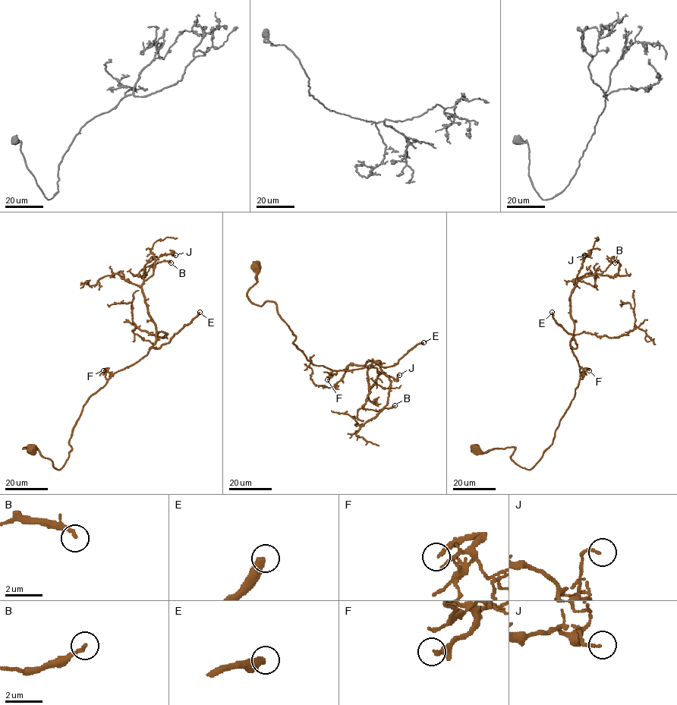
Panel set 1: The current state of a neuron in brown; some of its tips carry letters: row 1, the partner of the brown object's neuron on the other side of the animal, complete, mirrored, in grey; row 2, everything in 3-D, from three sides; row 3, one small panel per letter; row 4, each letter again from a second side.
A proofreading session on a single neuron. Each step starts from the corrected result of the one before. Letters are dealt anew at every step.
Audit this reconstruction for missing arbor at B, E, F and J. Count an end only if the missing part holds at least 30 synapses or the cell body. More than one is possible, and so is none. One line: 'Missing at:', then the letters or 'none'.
Missing at: E

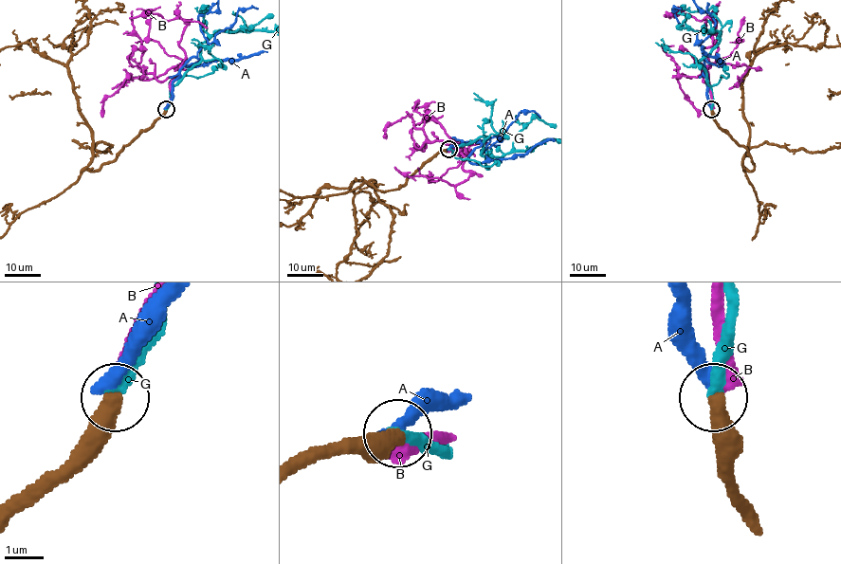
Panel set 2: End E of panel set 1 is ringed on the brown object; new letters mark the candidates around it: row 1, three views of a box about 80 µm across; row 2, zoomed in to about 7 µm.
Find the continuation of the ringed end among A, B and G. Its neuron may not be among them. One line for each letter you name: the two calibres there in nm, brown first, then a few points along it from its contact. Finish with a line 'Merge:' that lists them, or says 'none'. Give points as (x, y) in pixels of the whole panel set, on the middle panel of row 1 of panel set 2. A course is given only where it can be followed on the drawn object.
G: 460/360 nm
Merge: G

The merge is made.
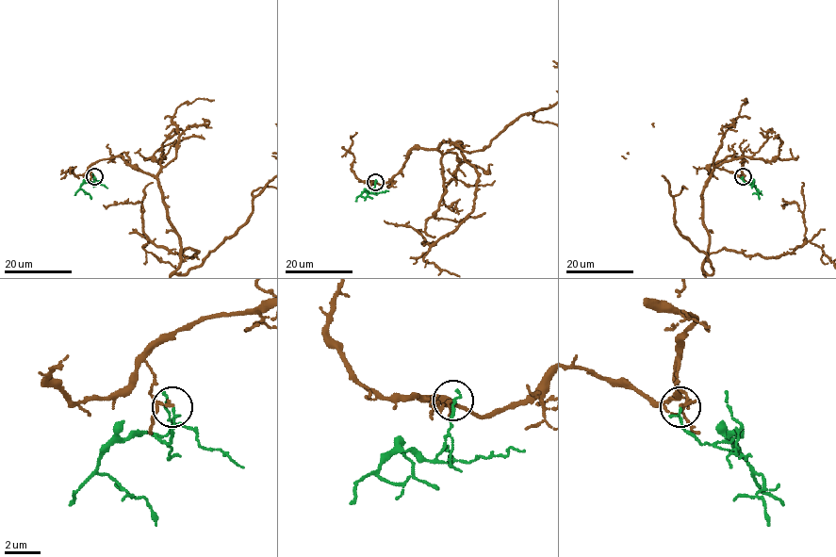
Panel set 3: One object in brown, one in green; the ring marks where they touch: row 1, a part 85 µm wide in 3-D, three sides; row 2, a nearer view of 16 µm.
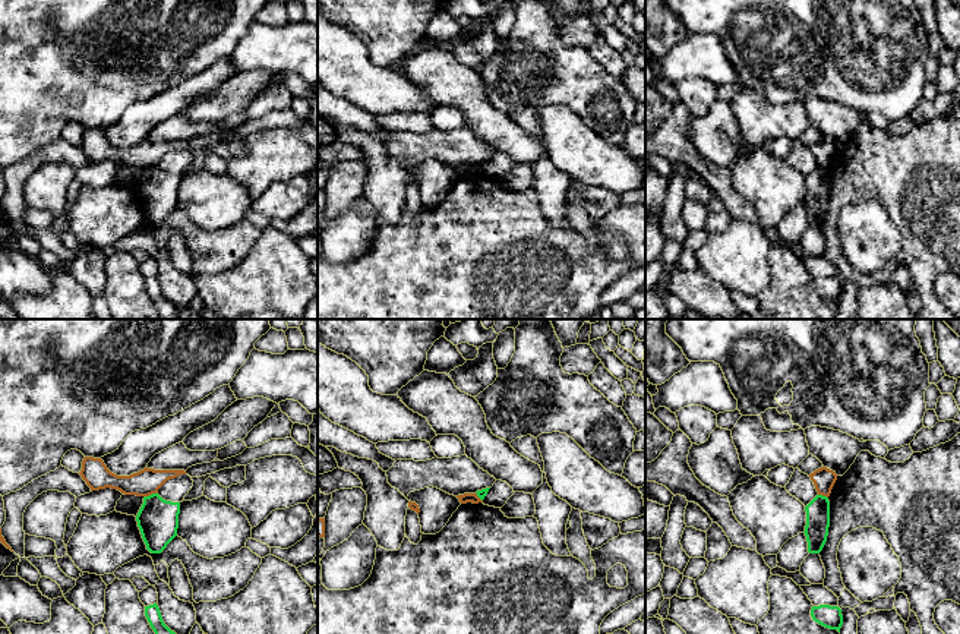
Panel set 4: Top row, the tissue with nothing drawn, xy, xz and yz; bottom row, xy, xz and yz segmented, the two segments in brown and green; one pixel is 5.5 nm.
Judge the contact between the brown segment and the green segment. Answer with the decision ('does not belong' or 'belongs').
does not belong

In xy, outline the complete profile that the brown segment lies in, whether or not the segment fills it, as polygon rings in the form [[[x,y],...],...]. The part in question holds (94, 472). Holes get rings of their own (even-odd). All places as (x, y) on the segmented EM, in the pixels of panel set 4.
[[[85,457],[79,473],[91,491],[105,488],[117,489],[124,495],[149,496],[170,479],[186,474],[184,470],[143,470],[130,476],[117,476],[111,473],[101,458]]]

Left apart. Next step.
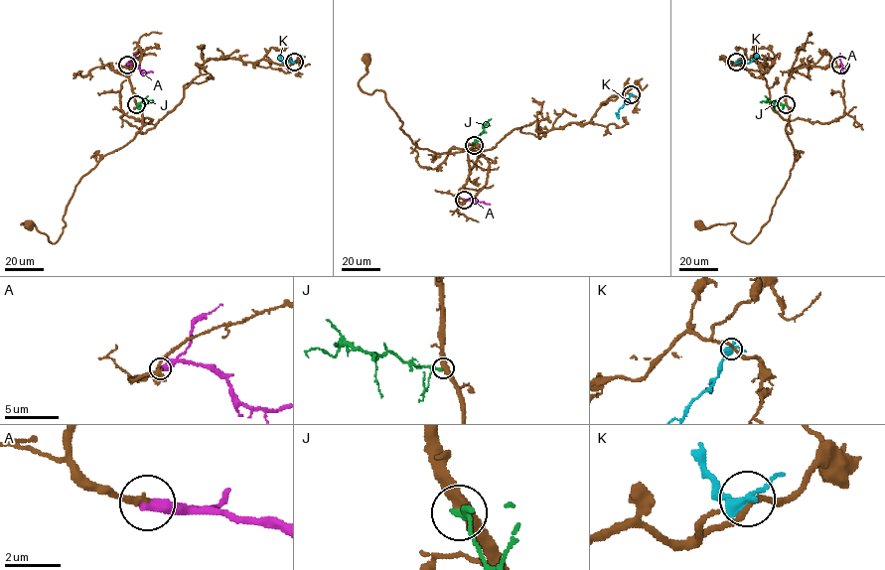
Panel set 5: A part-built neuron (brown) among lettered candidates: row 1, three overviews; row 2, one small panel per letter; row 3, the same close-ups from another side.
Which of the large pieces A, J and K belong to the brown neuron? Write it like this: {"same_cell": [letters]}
{"same_cell": ["A"]}

